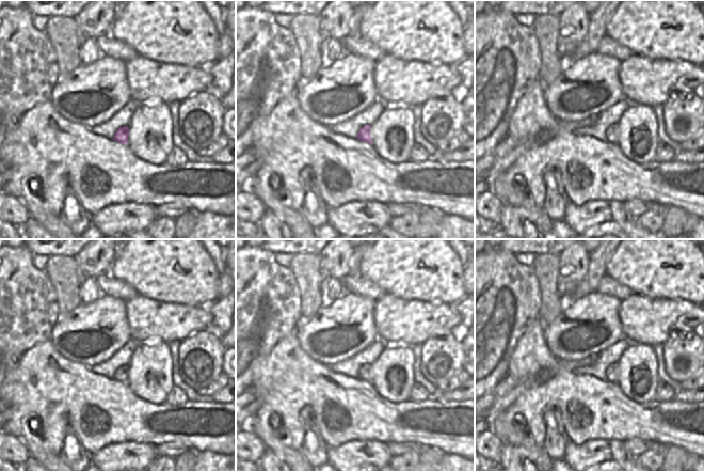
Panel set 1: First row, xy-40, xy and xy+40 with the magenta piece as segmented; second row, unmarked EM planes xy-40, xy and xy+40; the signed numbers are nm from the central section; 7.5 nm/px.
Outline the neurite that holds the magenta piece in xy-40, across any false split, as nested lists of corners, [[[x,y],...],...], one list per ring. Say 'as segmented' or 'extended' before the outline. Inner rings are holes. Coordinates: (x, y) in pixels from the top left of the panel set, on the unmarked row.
as segmented; [[[128,365],[119,366],[113,376],[113,379],[115,379],[122,383],[127,383],[128,378],[129,378]]]

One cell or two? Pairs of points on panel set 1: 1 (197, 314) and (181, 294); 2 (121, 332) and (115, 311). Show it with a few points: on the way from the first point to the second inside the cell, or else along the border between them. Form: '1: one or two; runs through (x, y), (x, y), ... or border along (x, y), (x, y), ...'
1: two; border along (166, 301), (198, 307)
2: one; runs through (115, 327), (115, 316)

